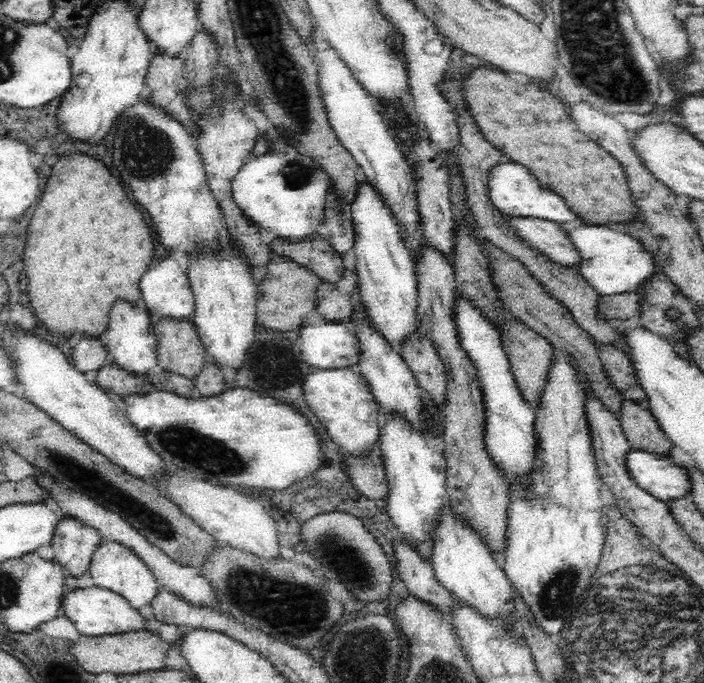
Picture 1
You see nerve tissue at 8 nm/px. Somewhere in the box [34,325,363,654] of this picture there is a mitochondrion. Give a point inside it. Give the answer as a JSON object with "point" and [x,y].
{"point":[260,596]}

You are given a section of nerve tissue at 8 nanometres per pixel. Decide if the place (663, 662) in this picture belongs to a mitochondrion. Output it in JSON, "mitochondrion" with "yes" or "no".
{"mitochondrion":"yes"}

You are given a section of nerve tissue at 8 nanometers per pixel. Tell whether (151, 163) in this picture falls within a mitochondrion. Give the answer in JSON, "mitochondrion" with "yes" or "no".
{"mitochondrion":"yes"}

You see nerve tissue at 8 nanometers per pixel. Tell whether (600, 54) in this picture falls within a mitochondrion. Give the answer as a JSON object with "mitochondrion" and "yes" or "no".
{"mitochondrion":"yes"}

